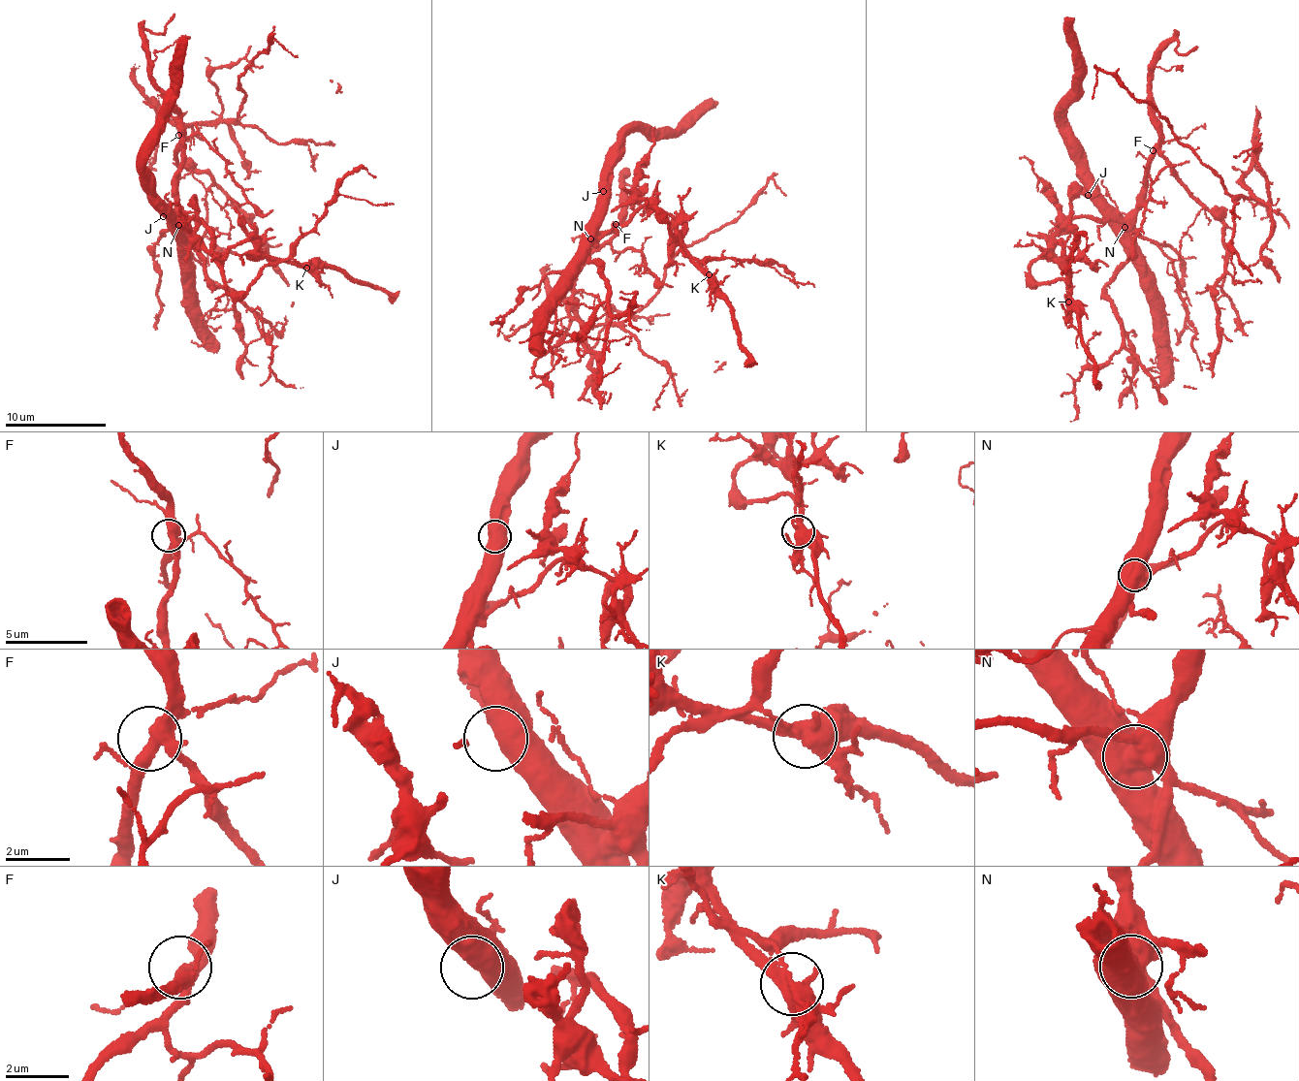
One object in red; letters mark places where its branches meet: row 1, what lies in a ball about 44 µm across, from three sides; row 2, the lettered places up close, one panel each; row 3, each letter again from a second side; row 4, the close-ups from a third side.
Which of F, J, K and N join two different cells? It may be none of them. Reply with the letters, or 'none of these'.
K, N

